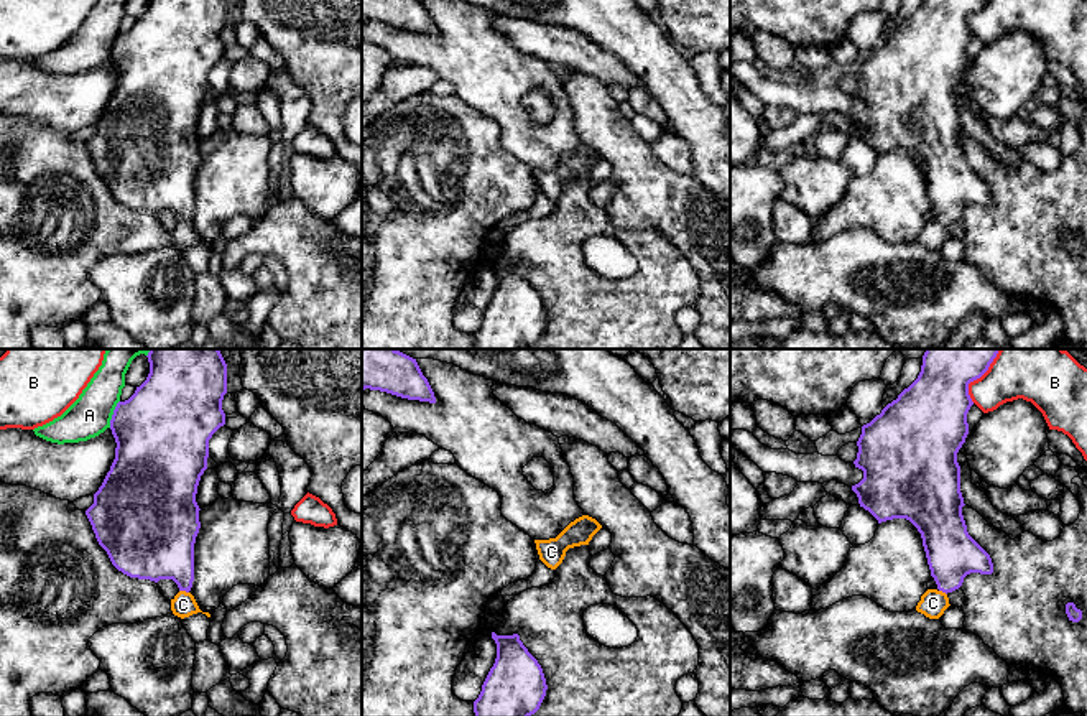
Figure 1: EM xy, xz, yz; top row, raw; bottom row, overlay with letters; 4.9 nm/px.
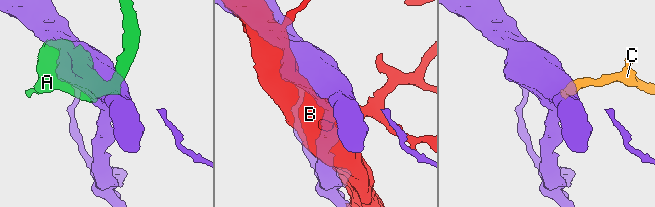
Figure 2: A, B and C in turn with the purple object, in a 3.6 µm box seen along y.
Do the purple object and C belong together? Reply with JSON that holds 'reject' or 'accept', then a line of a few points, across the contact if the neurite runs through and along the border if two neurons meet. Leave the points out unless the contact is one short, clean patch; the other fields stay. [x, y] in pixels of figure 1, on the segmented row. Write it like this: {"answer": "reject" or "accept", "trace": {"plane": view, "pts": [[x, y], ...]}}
{"answer": "accept", "trace": {"plane": "xy", "pts": [[160, 545], [180, 567], [185, 590], [183, 604]]}}

